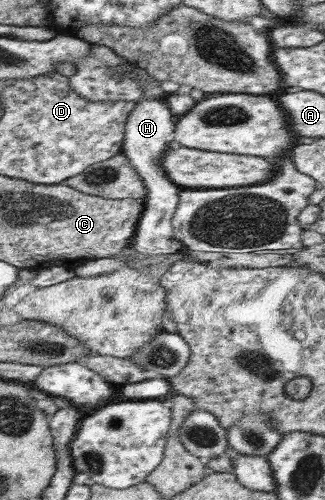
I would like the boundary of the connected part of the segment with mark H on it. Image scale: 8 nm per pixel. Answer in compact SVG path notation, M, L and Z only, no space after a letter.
M143 95L135 102L130 116L126 121L126 135L124 136L123 154L131 161L136 173L144 180L147 188L147 199L143 201L143 211L135 233L135 241L131 248L138 255L170 255L176 258L178 252L187 250L172 235L170 218L177 206L177 195L180 189L174 185L161 169L161 155L173 145L172 133L174 129L172 117L167 103L160 98L144 98Z

